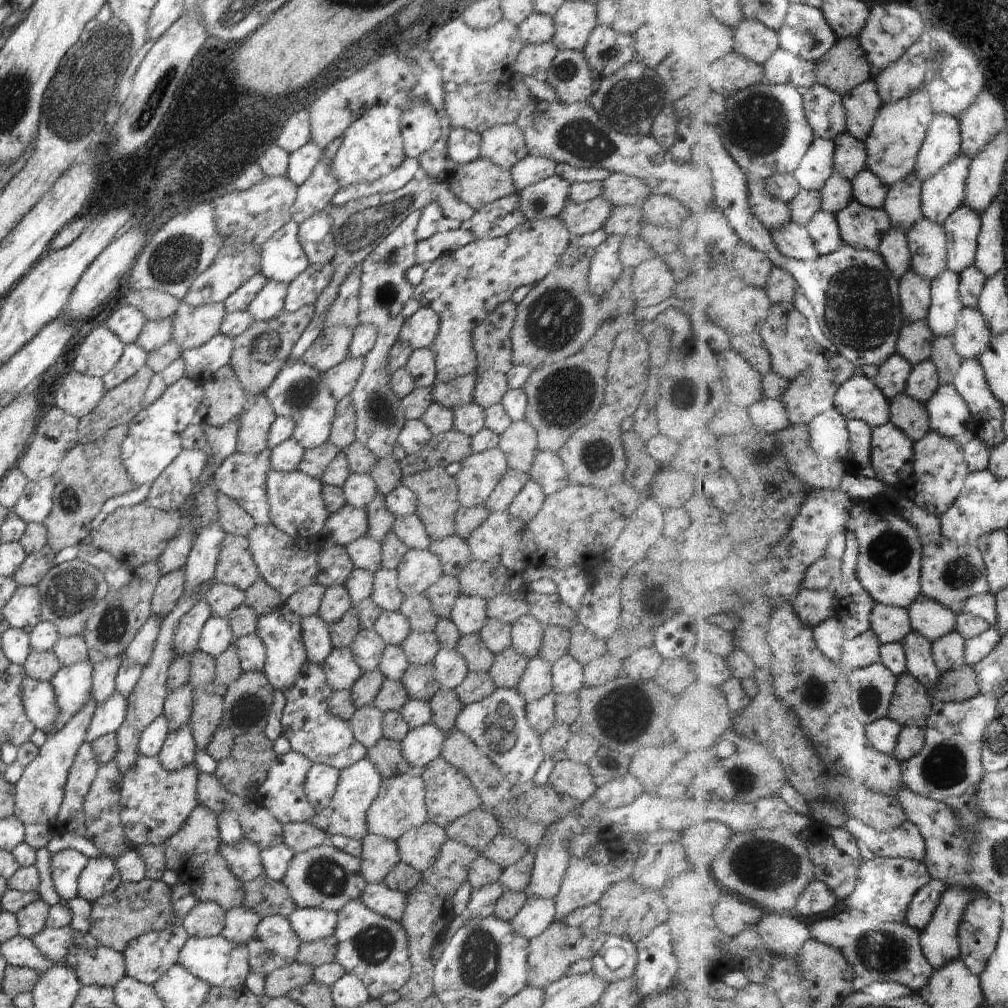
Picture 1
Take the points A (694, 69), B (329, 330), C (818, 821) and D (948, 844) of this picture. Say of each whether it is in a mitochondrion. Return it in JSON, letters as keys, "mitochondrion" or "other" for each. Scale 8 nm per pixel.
{"A":"other","B":"other","C":"other","D":"other"}

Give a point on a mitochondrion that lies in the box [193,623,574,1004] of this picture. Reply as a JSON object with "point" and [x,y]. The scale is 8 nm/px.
{"point":[479,965]}

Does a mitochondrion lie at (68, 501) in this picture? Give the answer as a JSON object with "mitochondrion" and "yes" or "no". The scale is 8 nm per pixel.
{"mitochondrion":"yes"}

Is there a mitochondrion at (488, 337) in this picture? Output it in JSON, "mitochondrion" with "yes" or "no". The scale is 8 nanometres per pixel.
{"mitochondrion":"yes"}

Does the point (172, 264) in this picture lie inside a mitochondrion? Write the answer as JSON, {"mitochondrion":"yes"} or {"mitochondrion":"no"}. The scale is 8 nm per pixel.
{"mitochondrion":"yes"}

